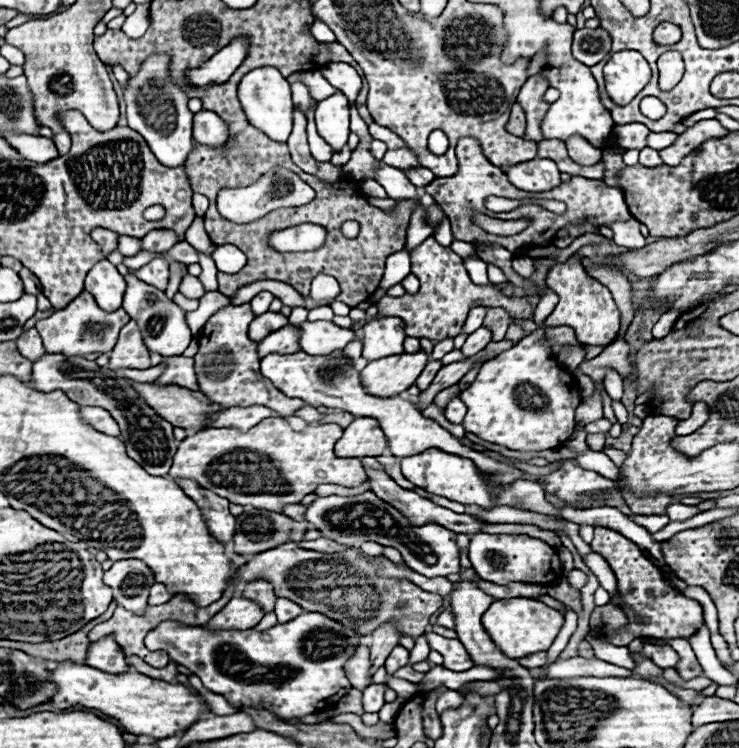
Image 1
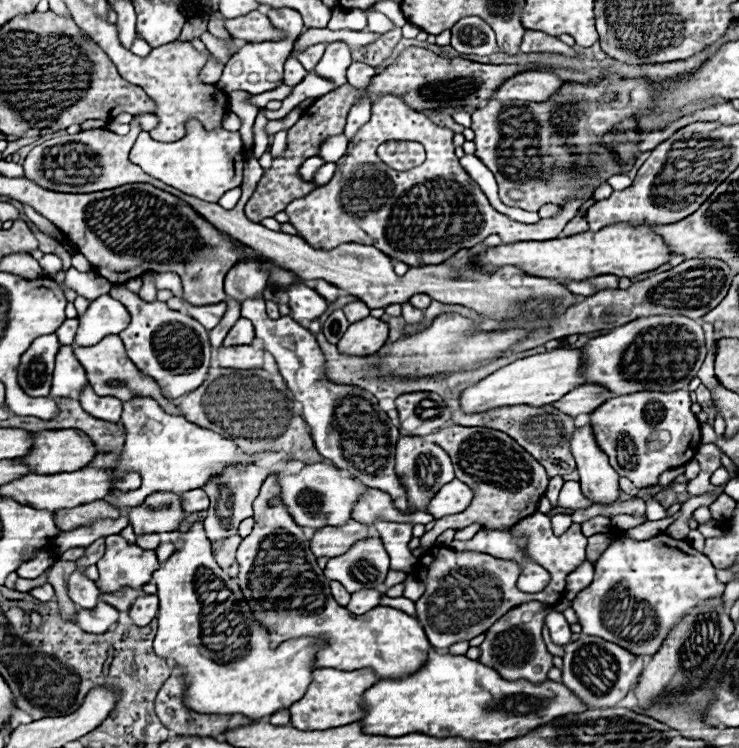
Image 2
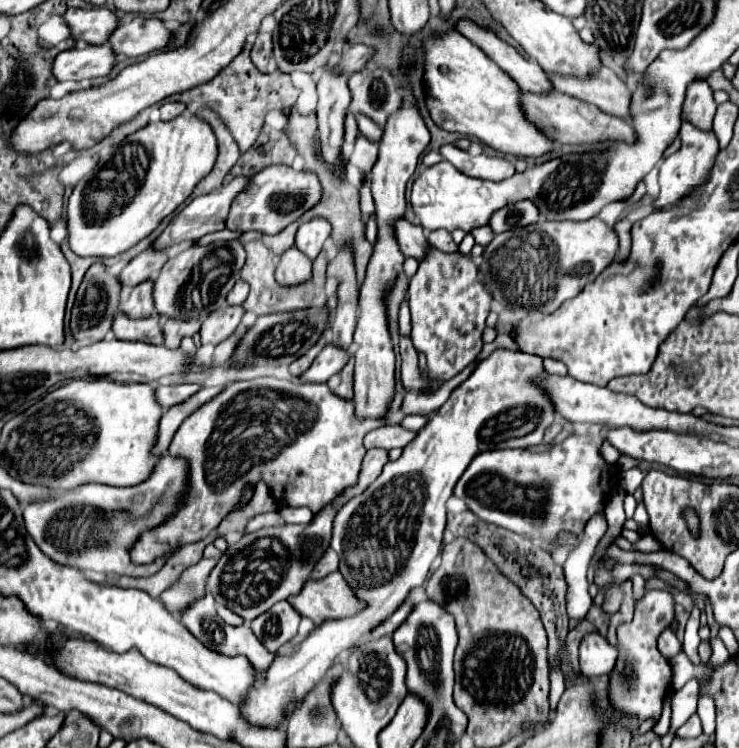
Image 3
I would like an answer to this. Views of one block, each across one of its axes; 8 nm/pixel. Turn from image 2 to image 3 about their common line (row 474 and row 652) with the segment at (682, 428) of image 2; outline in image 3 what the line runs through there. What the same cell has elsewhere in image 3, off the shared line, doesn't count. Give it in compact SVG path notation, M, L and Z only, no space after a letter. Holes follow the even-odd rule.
M650 590L646 596L636 604L634 620L630 624L622 624L618 628L618 662L612 670L610 678L610 702L616 710L638 716L640 720L646 718L660 718L662 714L662 696L668 692L672 684L672 666L670 662L658 652L656 638L658 634L670 626L674 620L674 598L668 592Z

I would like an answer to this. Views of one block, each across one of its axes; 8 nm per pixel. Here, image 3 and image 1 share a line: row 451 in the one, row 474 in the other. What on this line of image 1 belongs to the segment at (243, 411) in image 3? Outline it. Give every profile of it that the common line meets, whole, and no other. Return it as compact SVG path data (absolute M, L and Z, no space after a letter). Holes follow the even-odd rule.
M266 418L262 424L250 428L248 432L238 432L234 428L206 428L188 436L180 442L174 456L174 466L170 468L170 478L188 478L198 482L202 488L216 492L222 498L228 498L232 504L264 508L270 512L282 512L286 504L300 504L306 494L312 494L320 484L338 484L338 486L358 486L366 480L366 472L360 460L354 458L336 458L334 444L342 436L338 424L310 424L302 432L294 432L284 418Z

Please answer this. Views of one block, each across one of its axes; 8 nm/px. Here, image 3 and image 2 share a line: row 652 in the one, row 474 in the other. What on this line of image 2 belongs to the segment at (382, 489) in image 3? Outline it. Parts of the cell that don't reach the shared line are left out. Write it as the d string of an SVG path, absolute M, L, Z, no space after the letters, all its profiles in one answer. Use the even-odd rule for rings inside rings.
M306 464L298 474L290 476L276 476L278 486L282 488L280 500L286 504L286 510L290 516L294 516L294 522L300 526L310 526L310 528L324 528L324 526L338 526L350 520L352 506L356 504L358 496L366 490L358 480L346 478L340 474L340 468L332 464Z

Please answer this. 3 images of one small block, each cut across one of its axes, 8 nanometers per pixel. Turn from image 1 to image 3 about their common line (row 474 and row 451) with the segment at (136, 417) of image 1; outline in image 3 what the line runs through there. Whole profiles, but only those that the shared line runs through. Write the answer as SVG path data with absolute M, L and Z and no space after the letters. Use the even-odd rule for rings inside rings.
M216 386L216 388L202 388L200 392L196 392L192 398L188 398L186 402L170 408L162 420L160 420L160 434L158 434L158 444L154 448L154 452L164 454L170 446L170 440L174 436L174 432L178 430L178 426L182 424L182 420L186 420L186 416L190 416L192 412L196 412L196 408L200 408L202 404L206 404L206 400L218 396L218 392L222 392L224 386Z

